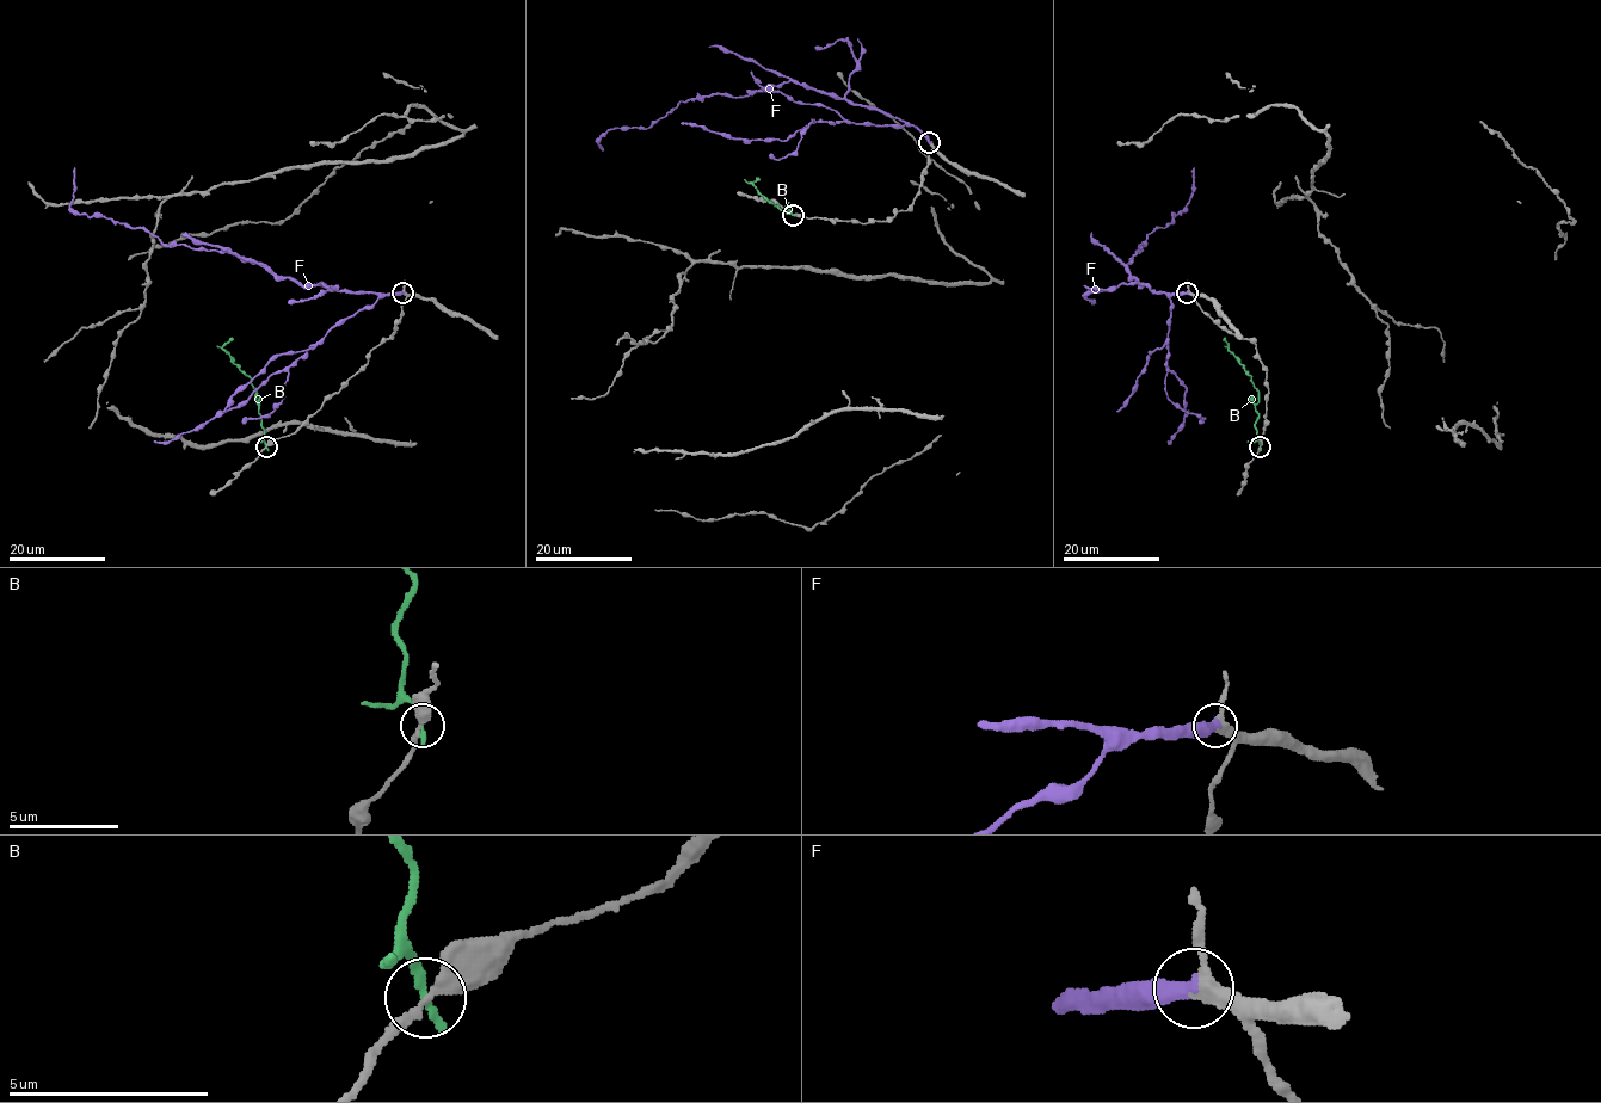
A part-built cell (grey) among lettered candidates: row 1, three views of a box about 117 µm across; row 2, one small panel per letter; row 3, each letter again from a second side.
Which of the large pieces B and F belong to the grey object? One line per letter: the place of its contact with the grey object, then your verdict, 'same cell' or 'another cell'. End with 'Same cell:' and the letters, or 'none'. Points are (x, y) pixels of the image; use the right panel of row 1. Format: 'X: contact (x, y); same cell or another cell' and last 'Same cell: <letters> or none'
B: contact (1260, 447); another cell
F: contact (1187, 293); same cell
Same cell: F

